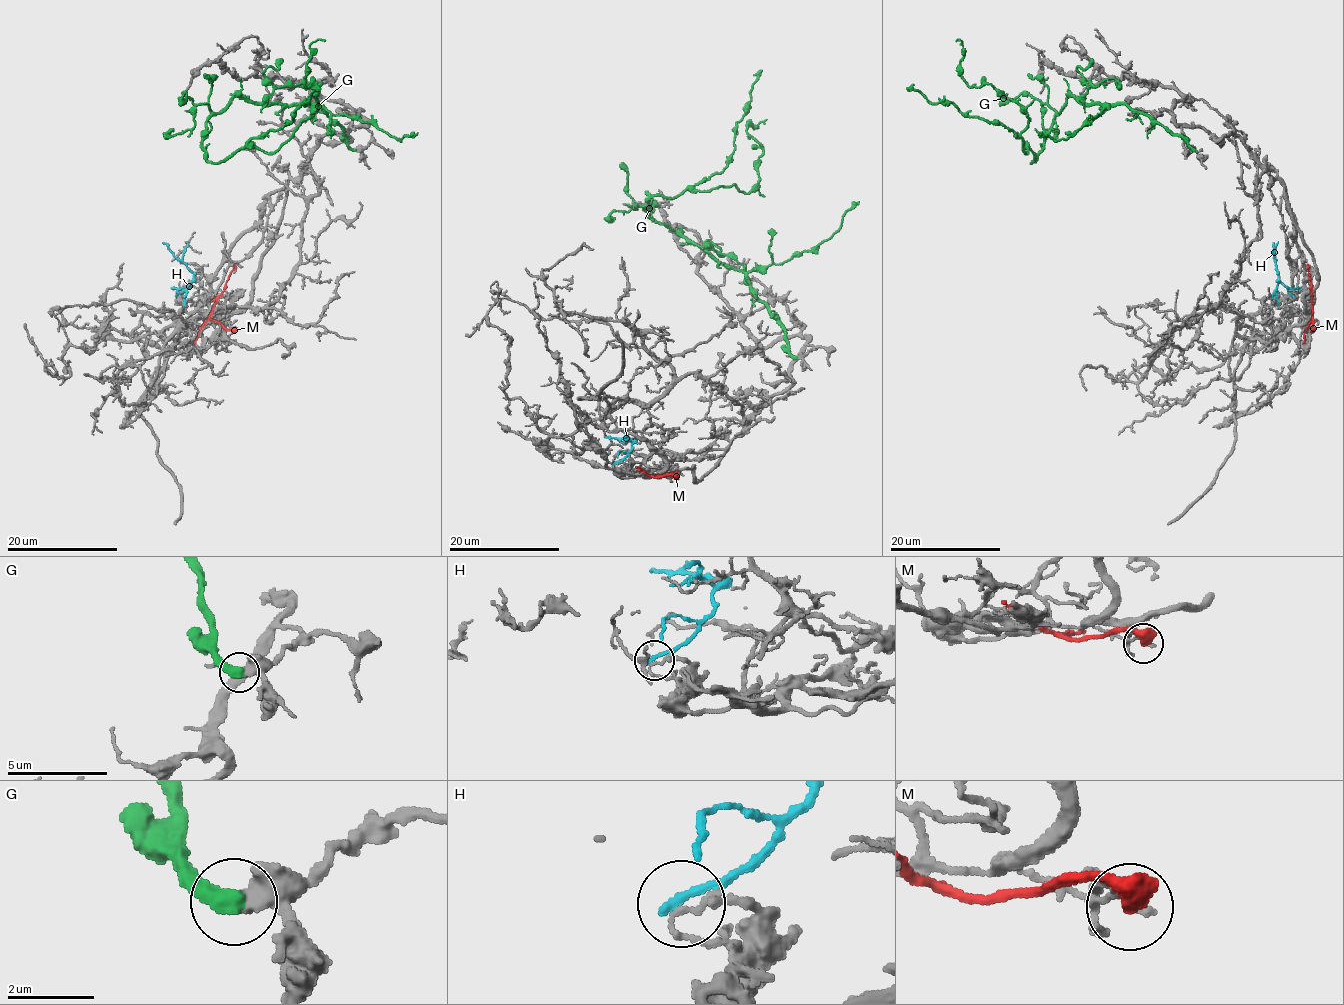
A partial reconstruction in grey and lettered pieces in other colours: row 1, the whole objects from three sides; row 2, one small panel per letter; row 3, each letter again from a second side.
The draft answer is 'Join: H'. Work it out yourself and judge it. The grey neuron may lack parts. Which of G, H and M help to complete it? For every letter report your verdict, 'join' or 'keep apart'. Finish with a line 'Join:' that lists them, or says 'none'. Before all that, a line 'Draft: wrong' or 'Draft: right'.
Draft: wrong
G: keep apart
H: keep apart
M: keep apart
Join: none

